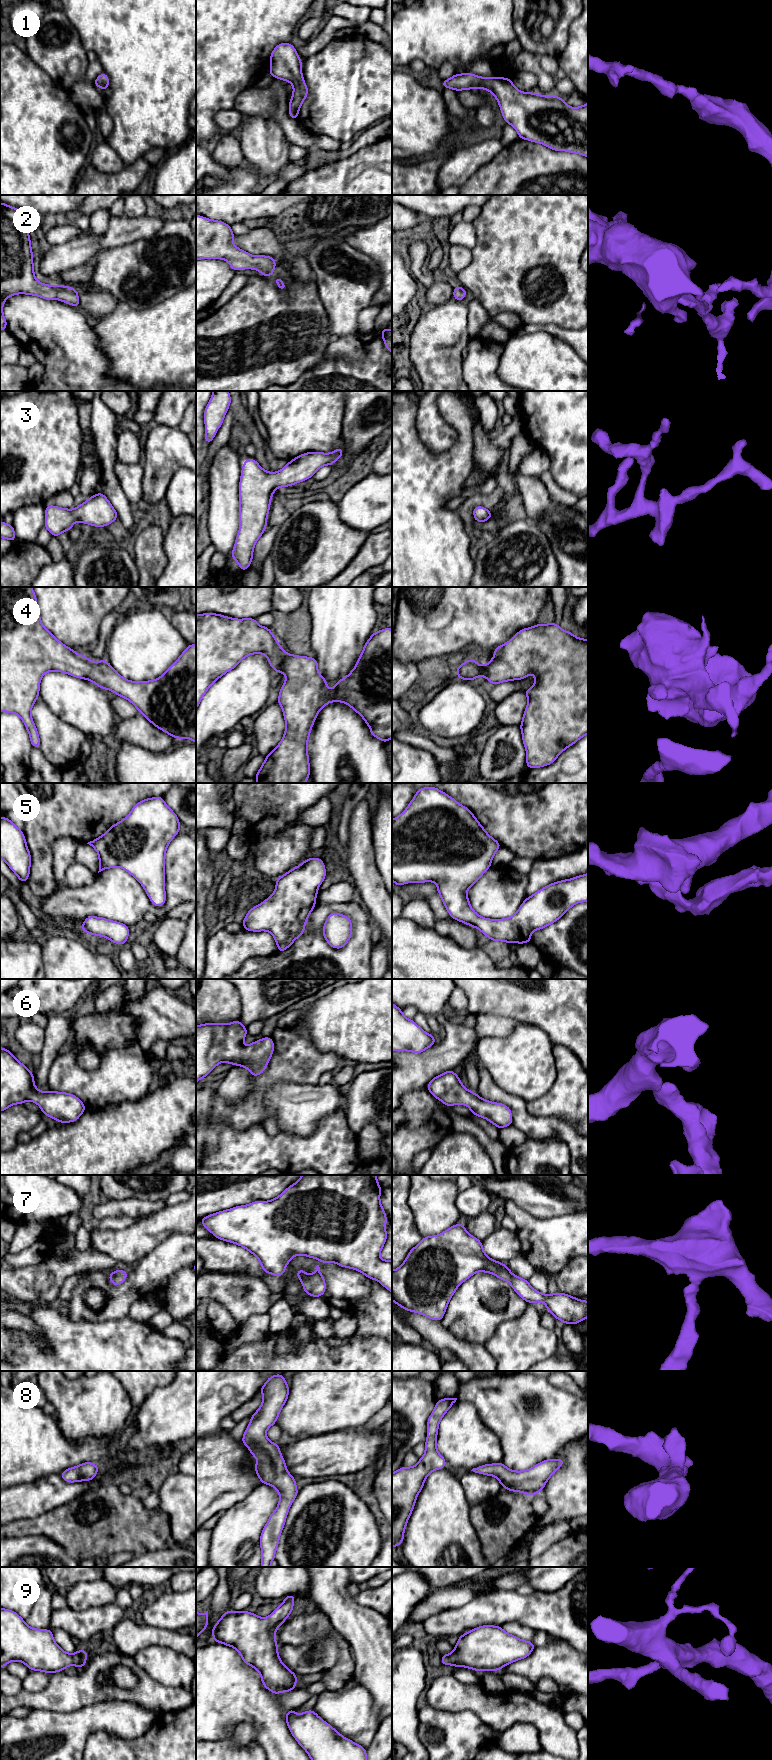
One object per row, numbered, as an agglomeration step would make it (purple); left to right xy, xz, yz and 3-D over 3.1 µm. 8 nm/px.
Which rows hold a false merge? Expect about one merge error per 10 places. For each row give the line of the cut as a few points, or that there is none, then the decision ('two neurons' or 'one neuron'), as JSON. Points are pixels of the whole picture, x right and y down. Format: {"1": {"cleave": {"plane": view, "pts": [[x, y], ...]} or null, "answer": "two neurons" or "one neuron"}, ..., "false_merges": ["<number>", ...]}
{"1": {"cleave": null, "answer": "one neuron"}, "2": {"cleave": null, "answer": "one neuron"}, "3": {"cleave": null, "answer": "one neuron"}, "4": {"cleave": null, "answer": "one neuron"}, "5": {"cleave": null, "answer": "one neuron"}, "6": {"cleave": null, "answer": "one neuron"}, "7": {"cleave": null, "answer": "one neuron"}, "8": {"cleave": null, "answer": "one neuron"}, "9": {"cleave": null, "answer": "one neuron"}, "false_merges": []}

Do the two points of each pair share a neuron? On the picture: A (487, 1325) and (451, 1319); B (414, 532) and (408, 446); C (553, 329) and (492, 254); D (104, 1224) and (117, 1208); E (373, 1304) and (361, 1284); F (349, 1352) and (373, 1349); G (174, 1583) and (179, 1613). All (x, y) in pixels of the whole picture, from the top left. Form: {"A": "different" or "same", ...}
{"A": "same", "B": "same", "C": "different", "D": "different", "E": "different", "F": "same", "G": "different"}

